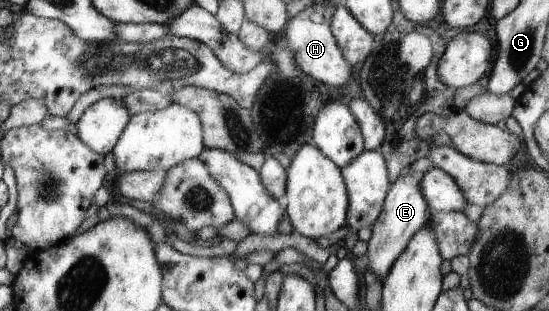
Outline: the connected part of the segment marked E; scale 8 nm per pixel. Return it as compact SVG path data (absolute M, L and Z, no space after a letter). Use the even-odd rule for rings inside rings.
M408 168L404 169L396 182L391 184L382 216L371 226L372 234L367 242L366 264L370 268L368 272L374 274L376 278L380 278L382 282L387 277L391 266L398 260L399 254L404 252L404 249L410 244L411 238L426 226L426 222L430 218L430 208L421 192L422 174L417 172L410 174Z

